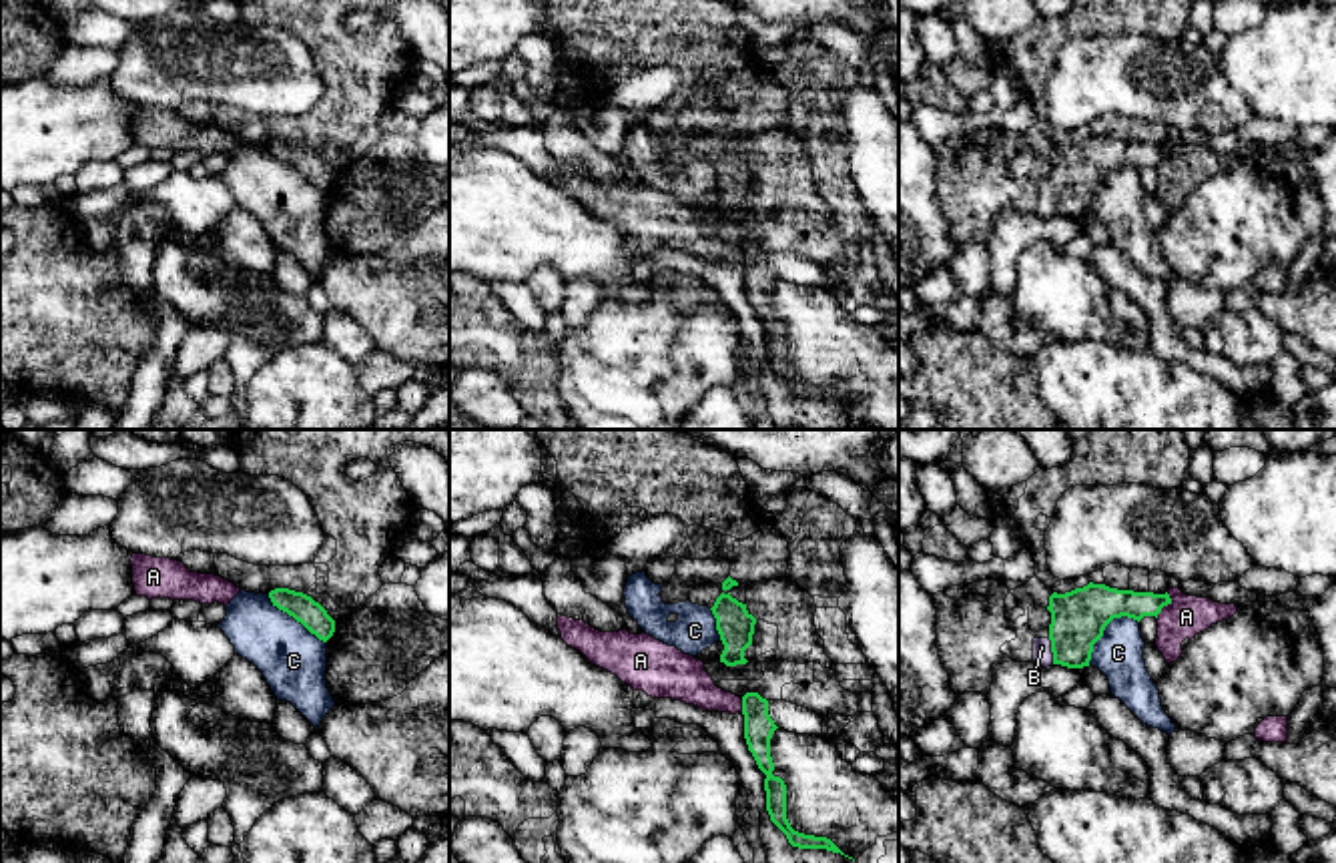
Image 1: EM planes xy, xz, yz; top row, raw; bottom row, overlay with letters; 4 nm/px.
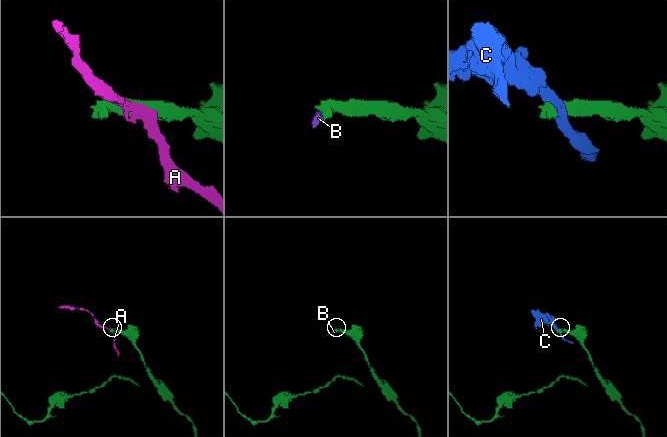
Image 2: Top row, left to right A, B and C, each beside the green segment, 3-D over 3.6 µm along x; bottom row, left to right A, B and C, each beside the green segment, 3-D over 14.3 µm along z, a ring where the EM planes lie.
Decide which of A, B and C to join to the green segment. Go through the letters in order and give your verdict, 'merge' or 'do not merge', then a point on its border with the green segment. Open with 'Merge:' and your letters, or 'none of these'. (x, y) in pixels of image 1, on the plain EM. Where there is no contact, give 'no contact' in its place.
Merge: B
A: do not merge; meets green in yz at (1166, 155)
B: merge; meets green in yz at (1052, 201)
C: do not merge; meets green in yz at (1104, 179)

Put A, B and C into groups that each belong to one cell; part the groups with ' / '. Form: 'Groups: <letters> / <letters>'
Groups: A / B / C

